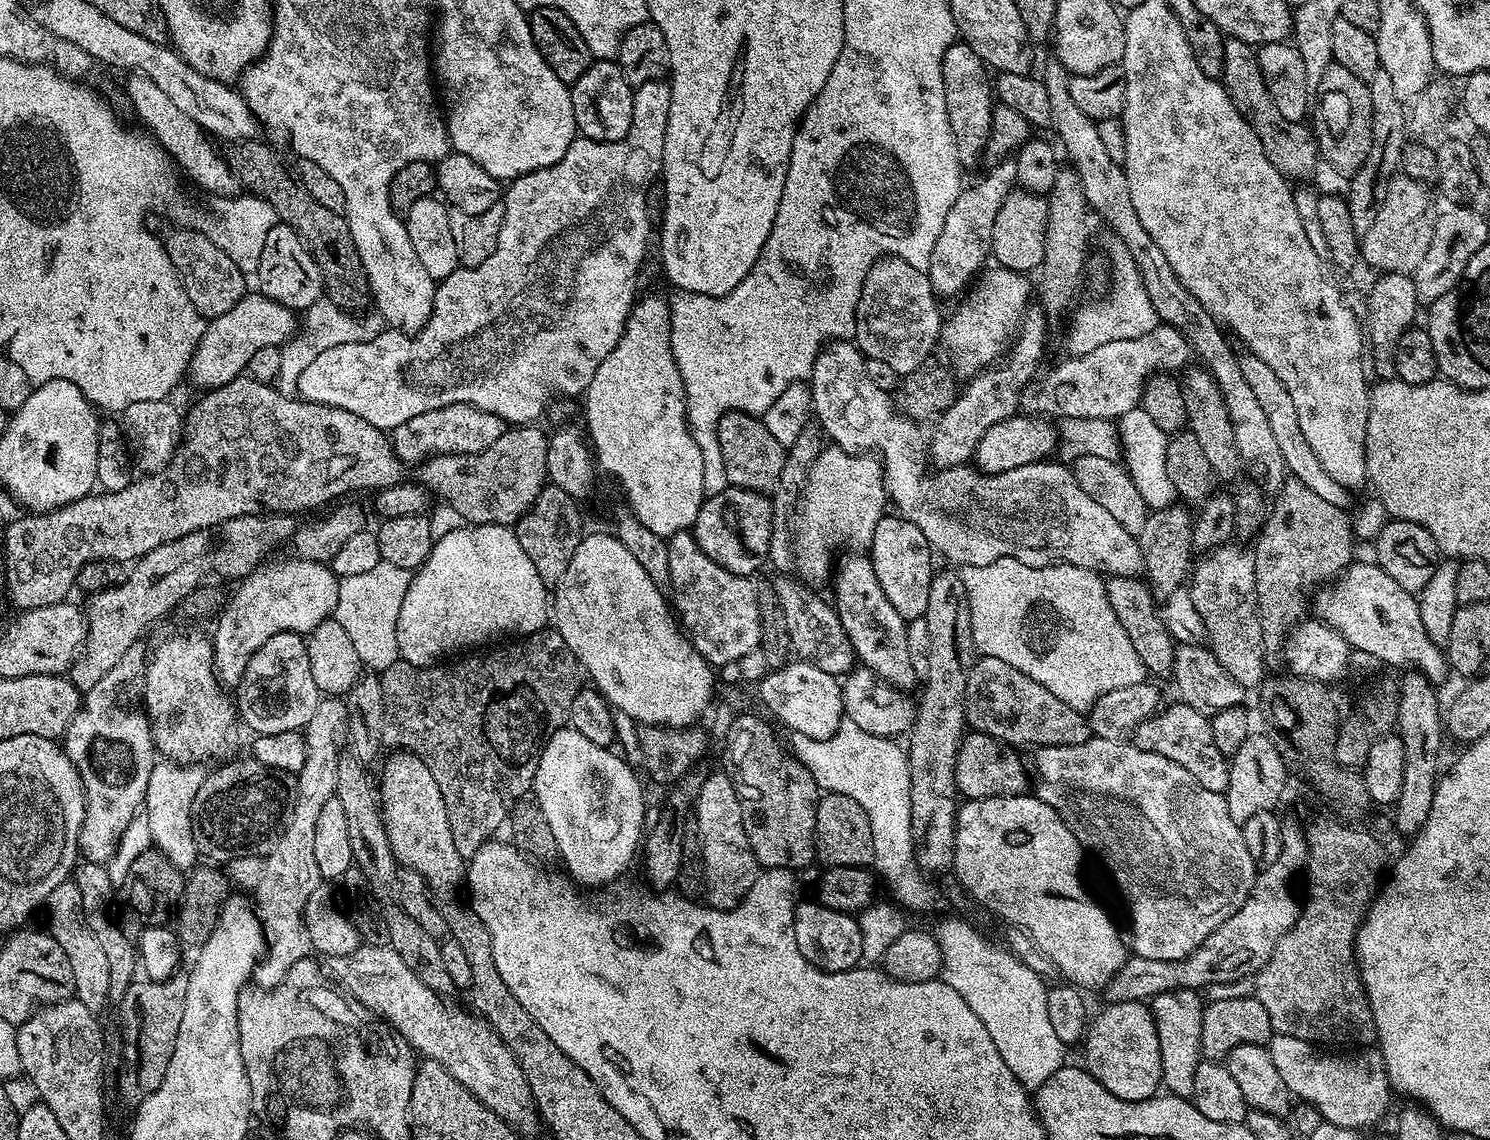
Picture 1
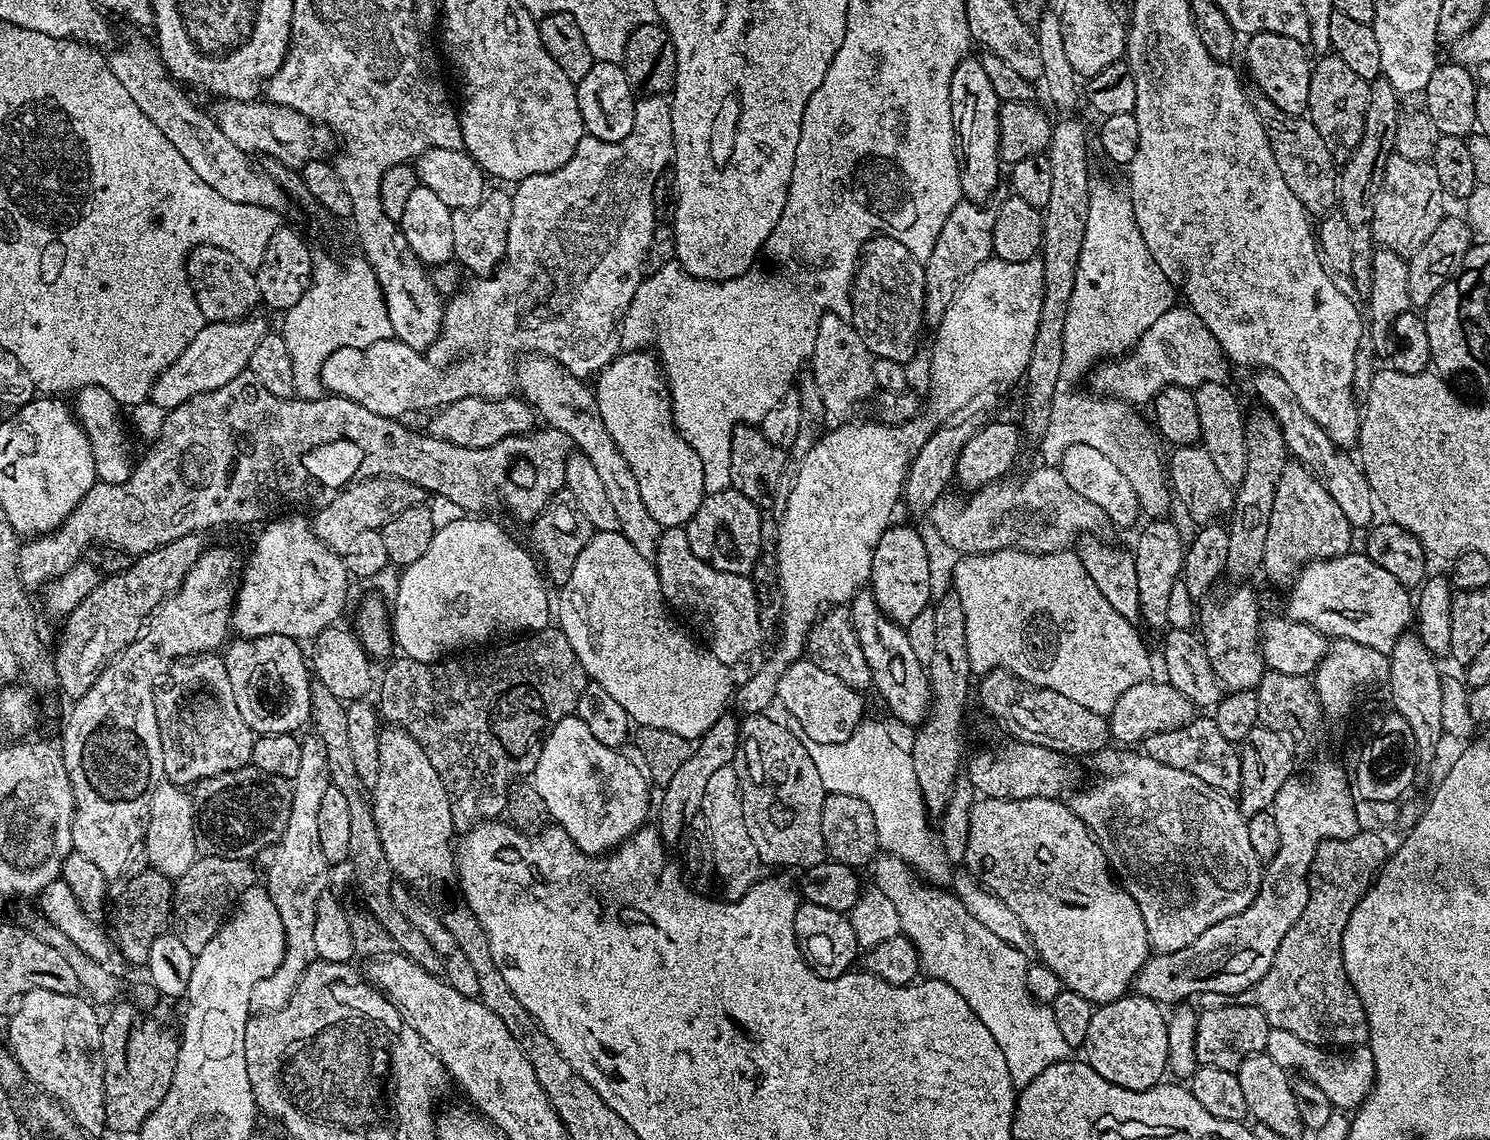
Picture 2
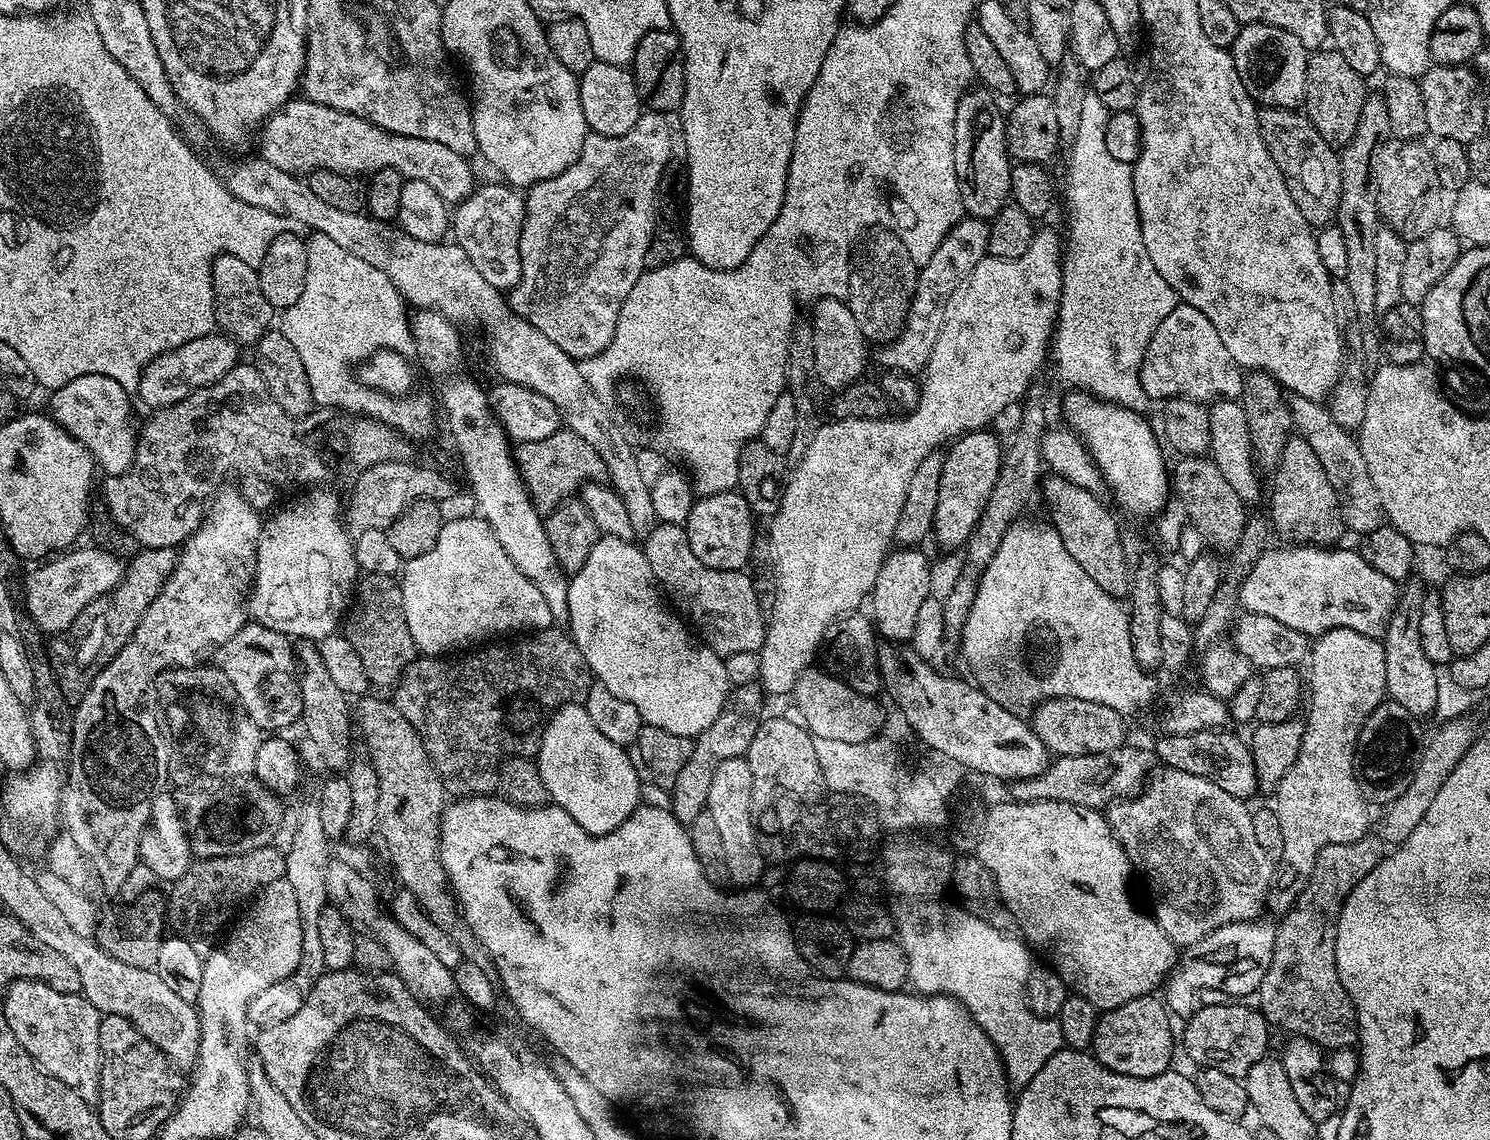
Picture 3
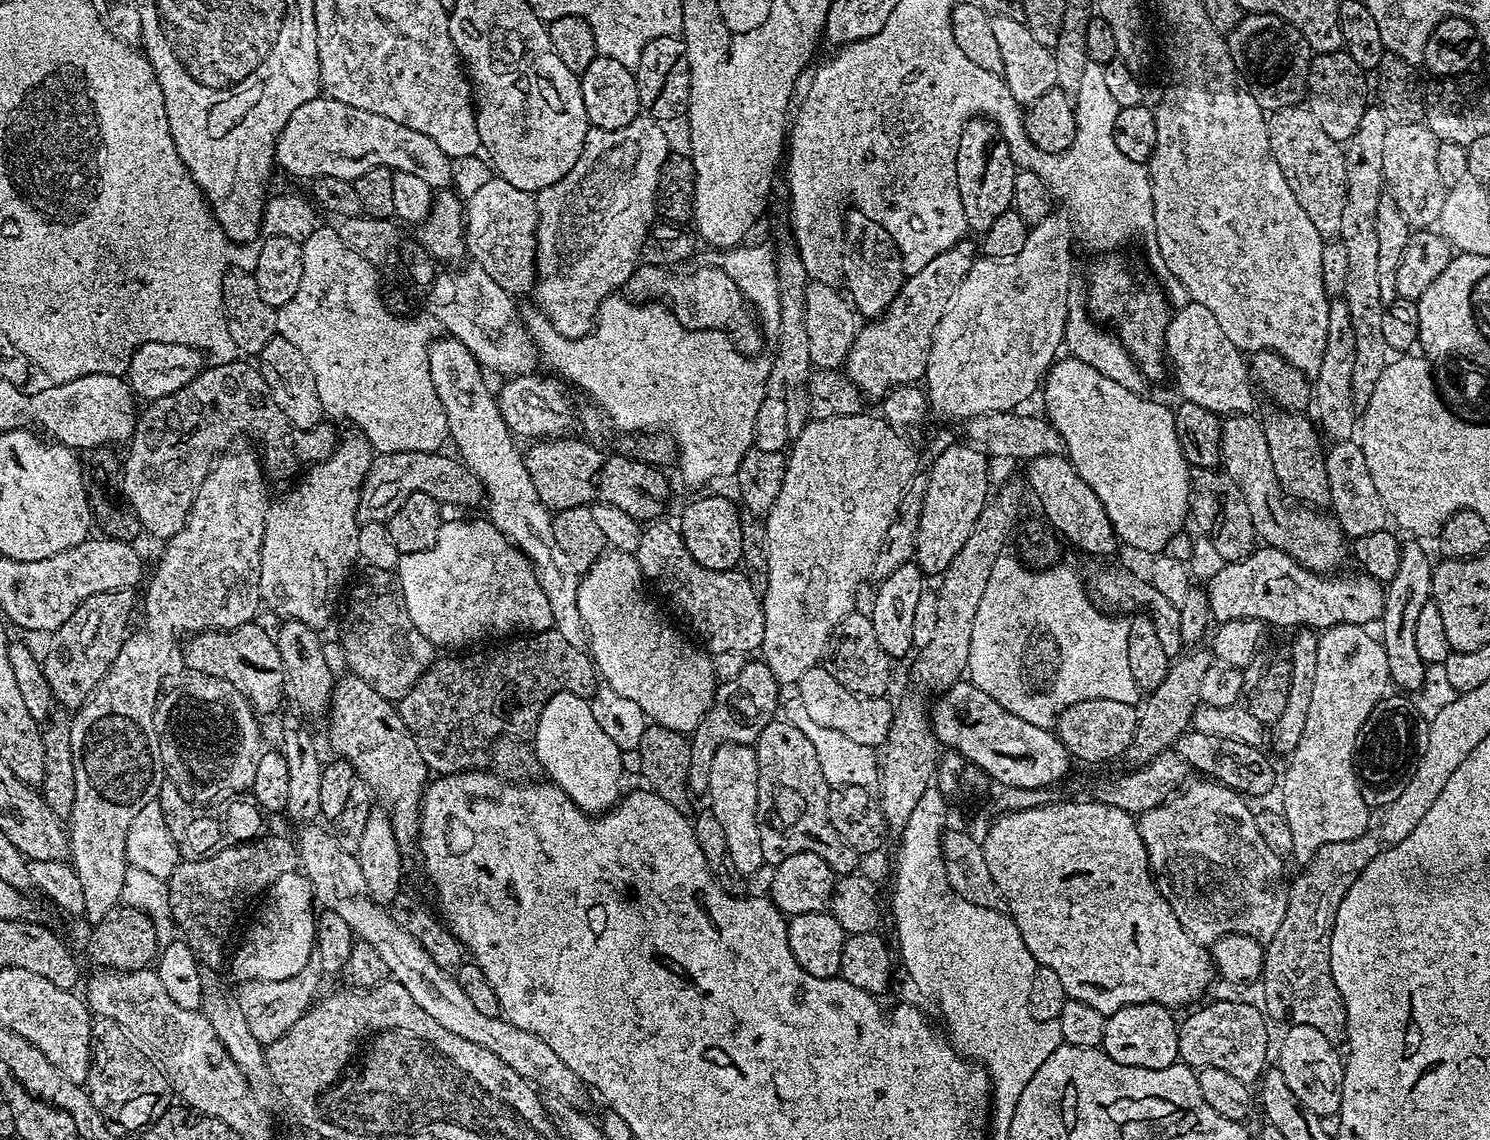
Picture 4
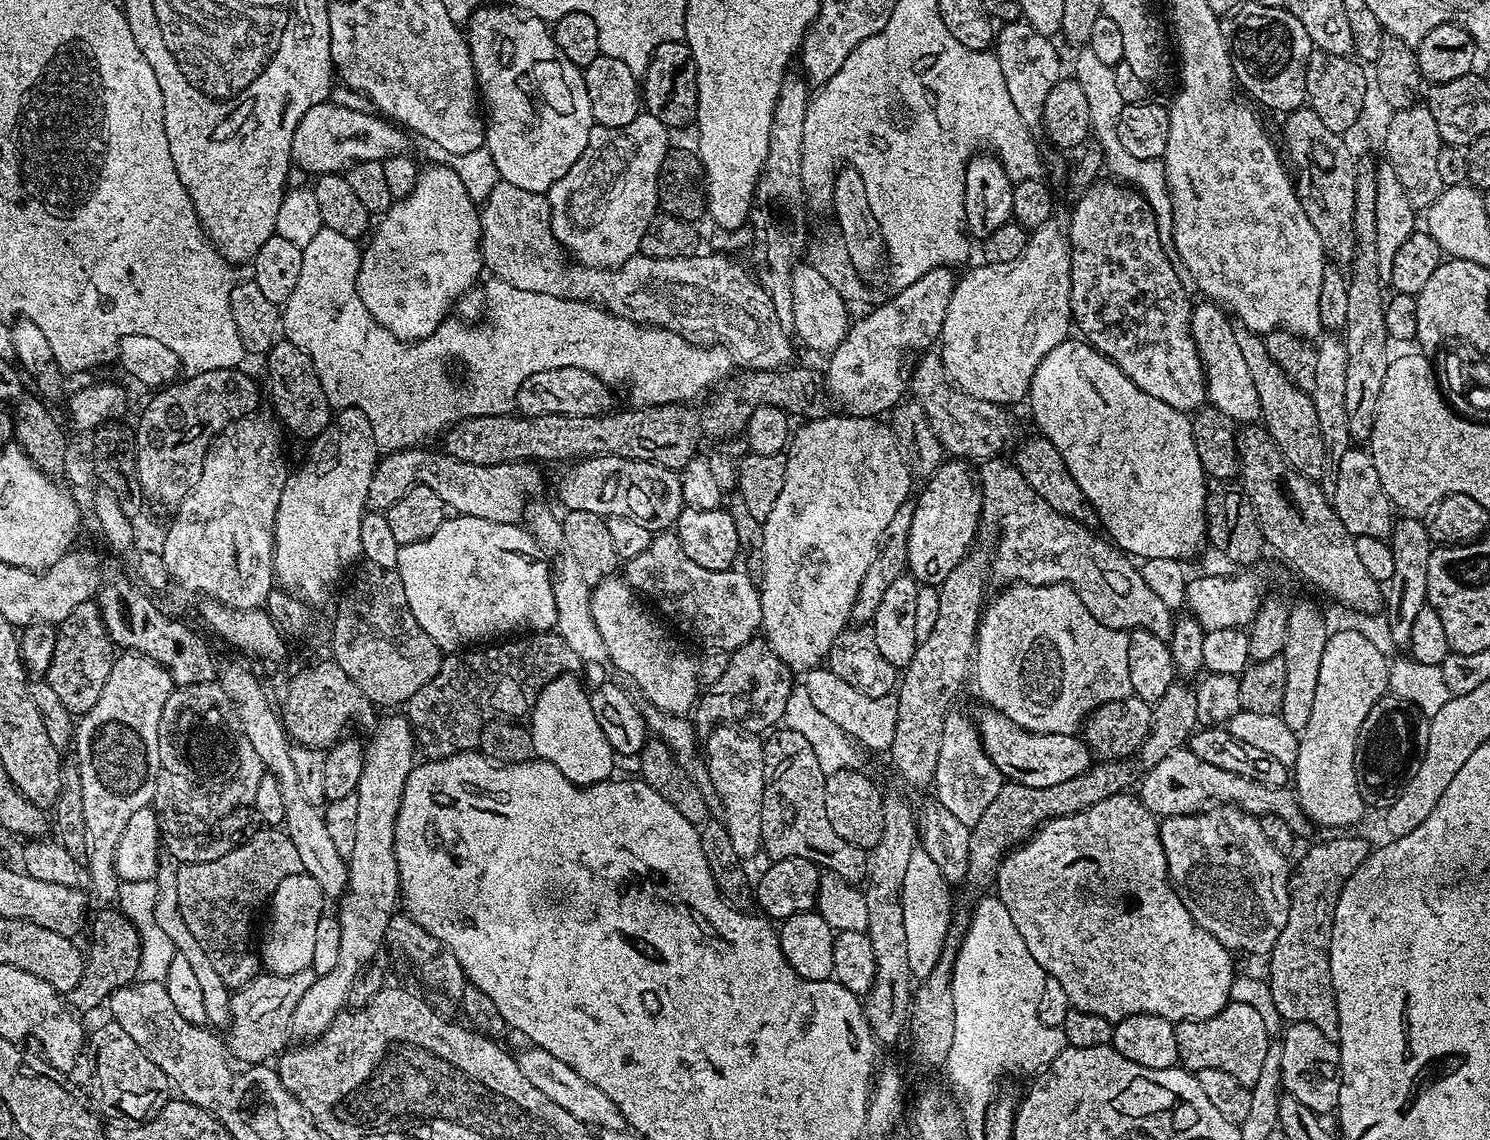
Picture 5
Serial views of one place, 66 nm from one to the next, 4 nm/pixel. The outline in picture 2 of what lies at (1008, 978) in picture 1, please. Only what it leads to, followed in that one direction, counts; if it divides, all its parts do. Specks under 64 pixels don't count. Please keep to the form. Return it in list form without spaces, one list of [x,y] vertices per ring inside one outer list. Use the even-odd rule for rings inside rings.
[[[877,855],[874,861],[874,882],[878,890],[882,890],[882,894],[886,894],[886,898],[890,898],[890,902],[898,909],[900,931],[911,940],[920,953],[921,969],[931,979],[954,986],[954,990],[958,990],[958,994],[966,998],[966,1006],[970,1006],[970,1010],[978,1014],[982,1026],[986,1026],[986,1030],[994,1034],[994,1042],[998,1042],[1002,1054],[1006,1054],[1006,1066],[1010,1066],[1012,1085],[1018,1090],[1025,1088],[1027,1084],[1034,1082],[1034,1078],[1038,1078],[1038,1074],[1042,1074],[1042,1070],[1046,1070],[1046,1066],[1069,1059],[1069,1046],[1062,1039],[1058,1024],[1054,1022],[1051,1007],[1047,1003],[1035,1004],[1032,1001],[1032,992],[1028,989],[1029,957],[1024,956],[1014,946],[1002,942],[997,935],[990,934],[975,918],[969,918],[968,924],[956,924],[956,920],[948,920],[948,912],[956,912],[956,903],[959,901],[951,891],[945,890],[941,896],[936,896],[936,900],[932,900],[933,885],[921,882],[916,887],[916,892],[912,892],[912,888],[908,888],[908,892],[900,892],[900,868],[907,865],[905,860],[896,856]],[[932,920],[936,920],[936,952],[932,952]]]

